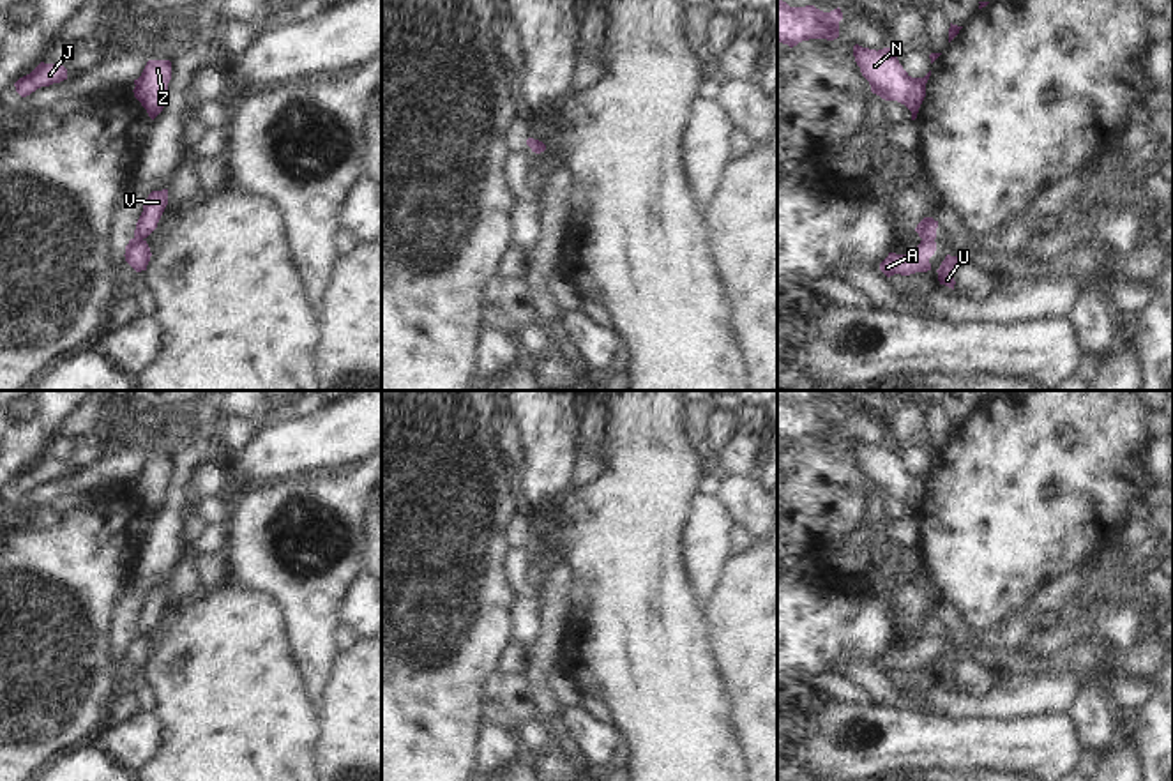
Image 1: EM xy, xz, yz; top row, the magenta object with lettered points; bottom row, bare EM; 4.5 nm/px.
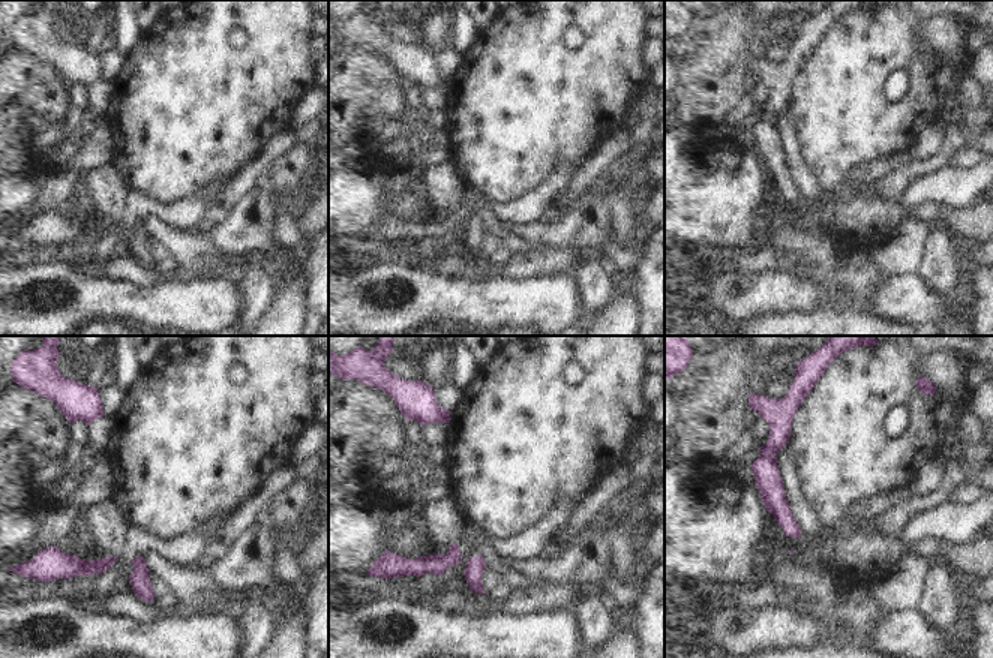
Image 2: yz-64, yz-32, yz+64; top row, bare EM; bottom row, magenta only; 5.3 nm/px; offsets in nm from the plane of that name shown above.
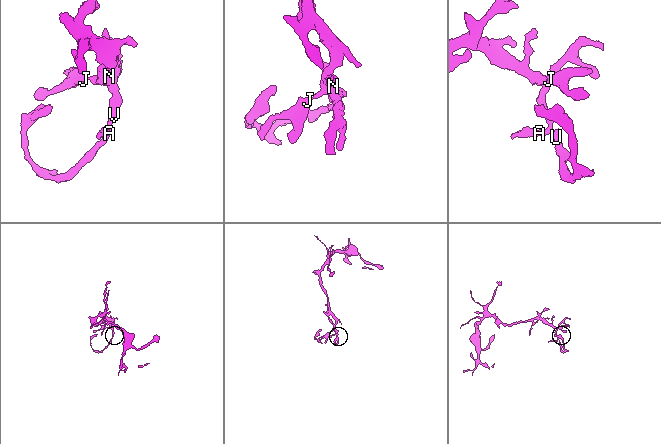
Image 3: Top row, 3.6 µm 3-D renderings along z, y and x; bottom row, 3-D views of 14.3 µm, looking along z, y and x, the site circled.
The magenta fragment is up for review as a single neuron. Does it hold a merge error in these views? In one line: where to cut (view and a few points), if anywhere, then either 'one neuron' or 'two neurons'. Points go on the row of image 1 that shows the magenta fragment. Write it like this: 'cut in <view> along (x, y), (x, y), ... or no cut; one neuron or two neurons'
cut in yz along (923, 237), (933, 242); two neurons

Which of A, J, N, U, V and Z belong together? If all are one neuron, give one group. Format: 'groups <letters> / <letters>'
groups A / J N U V Z

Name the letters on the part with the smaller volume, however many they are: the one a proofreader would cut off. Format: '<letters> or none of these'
A

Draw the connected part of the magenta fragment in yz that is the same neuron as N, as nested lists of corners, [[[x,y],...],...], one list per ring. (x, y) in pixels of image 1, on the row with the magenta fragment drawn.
[[[855,44],[853,57],[862,76],[869,81],[871,92],[885,101],[904,104],[912,111],[912,120],[915,120],[926,97],[926,83],[931,71],[924,78],[912,78],[890,48],[876,51]]]

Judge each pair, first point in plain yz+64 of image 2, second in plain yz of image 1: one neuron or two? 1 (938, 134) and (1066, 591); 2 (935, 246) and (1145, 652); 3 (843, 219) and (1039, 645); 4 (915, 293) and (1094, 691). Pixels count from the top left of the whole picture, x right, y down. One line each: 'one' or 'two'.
1: one
2: two
3: one
4: two

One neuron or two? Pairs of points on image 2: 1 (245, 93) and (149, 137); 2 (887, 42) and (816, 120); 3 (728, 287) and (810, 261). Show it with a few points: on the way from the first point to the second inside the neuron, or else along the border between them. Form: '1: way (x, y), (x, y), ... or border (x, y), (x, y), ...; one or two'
1: way (221, 105), (213, 108), (188, 108), (173, 123); one
2: way (866, 56), (837, 99); one
3: border (786, 272), (819, 285); two

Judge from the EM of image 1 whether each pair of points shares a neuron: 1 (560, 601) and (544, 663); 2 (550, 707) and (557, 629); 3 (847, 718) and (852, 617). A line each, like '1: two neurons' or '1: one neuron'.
1: one neuron
2: one neuron
3: two neurons

